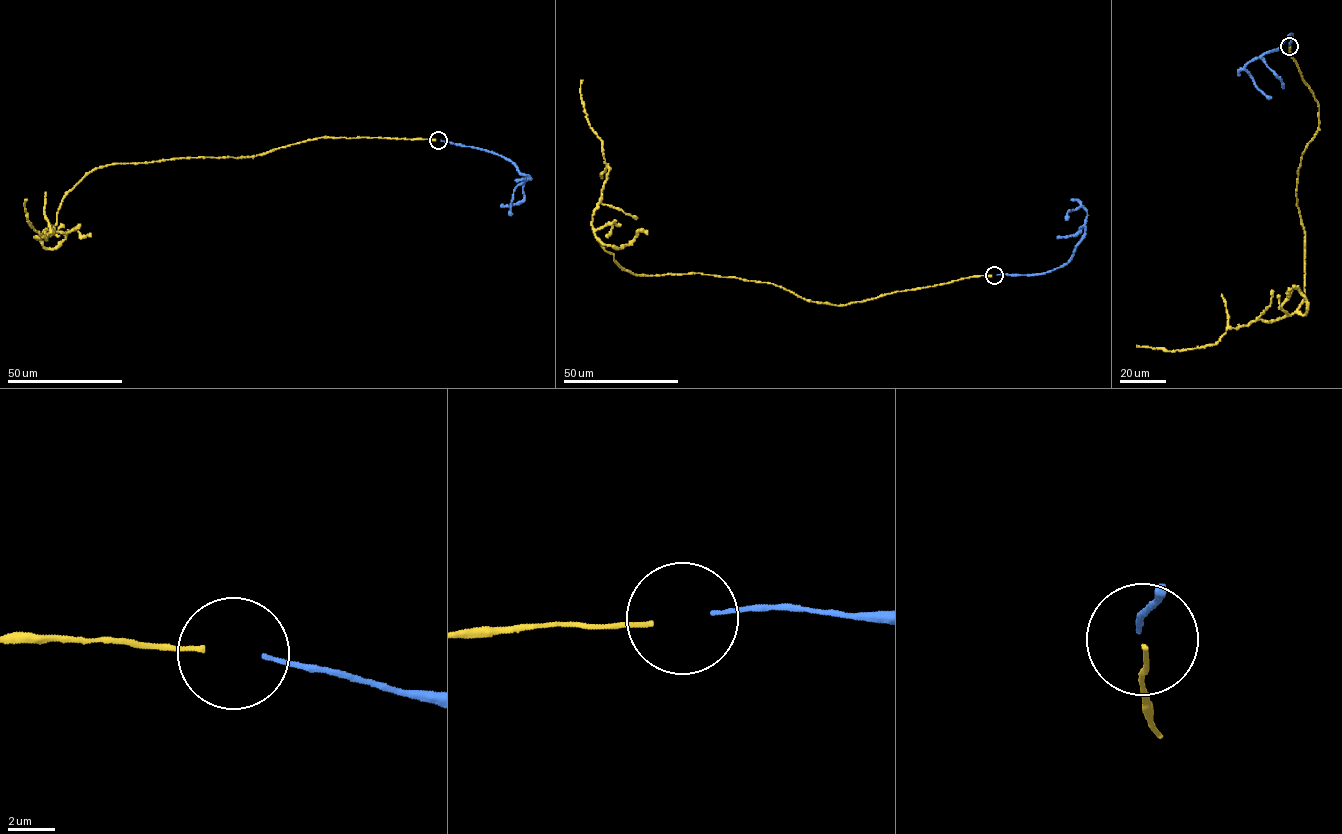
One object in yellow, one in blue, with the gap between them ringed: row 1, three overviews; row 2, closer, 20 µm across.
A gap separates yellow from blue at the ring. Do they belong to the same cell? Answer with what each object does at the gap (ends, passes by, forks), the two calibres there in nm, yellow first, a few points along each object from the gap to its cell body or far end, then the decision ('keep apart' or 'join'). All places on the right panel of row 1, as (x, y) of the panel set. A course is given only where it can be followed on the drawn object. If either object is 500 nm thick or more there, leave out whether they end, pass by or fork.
yellow ends there; blue ends there; 200 nm thick on the yellow side, 190 nm on the other; yellow runs (1289, 46), (1319, 108), (1296, 190), (1305, 297), (1282, 318), (1228, 327), (1213, 344), (1171, 351), (1136, 345); blue runs (1289, 44), (1292, 34), (1281, 46), (1255, 57), (1245, 66), (1254, 84), (1271, 98); join

